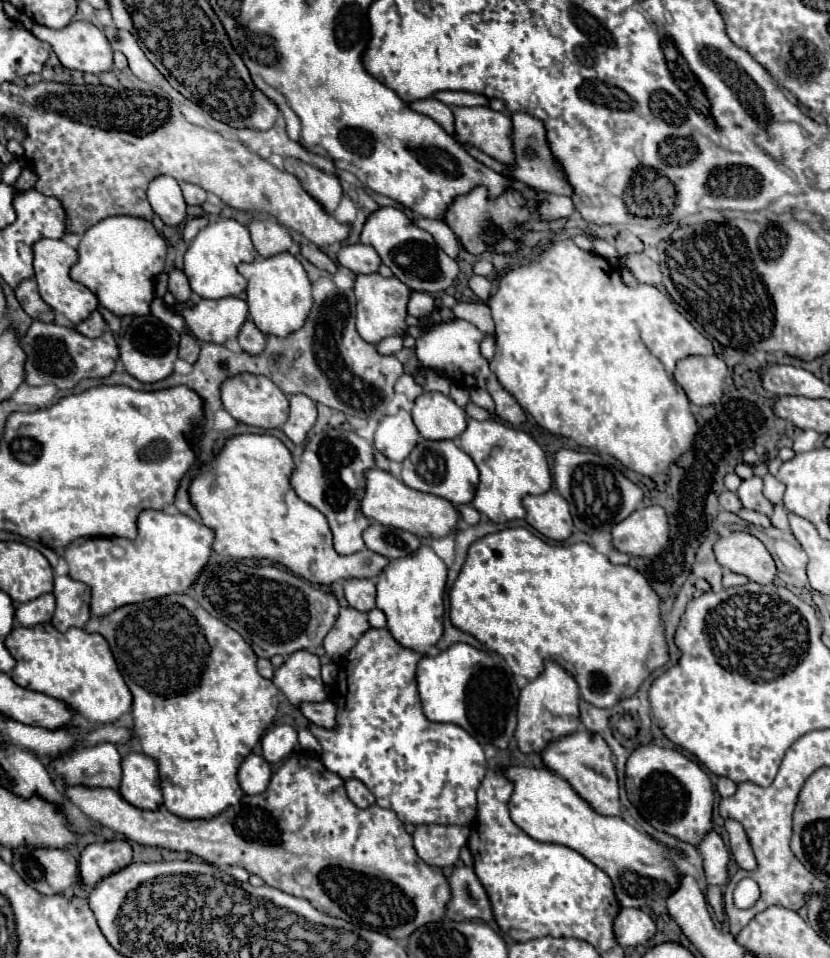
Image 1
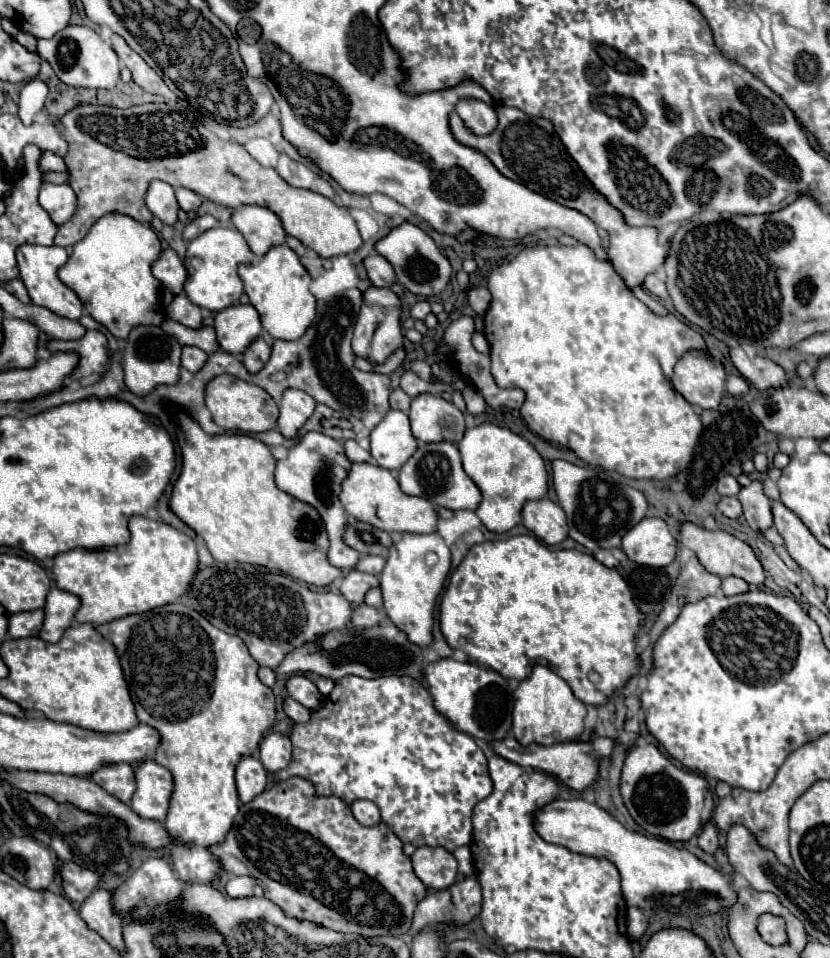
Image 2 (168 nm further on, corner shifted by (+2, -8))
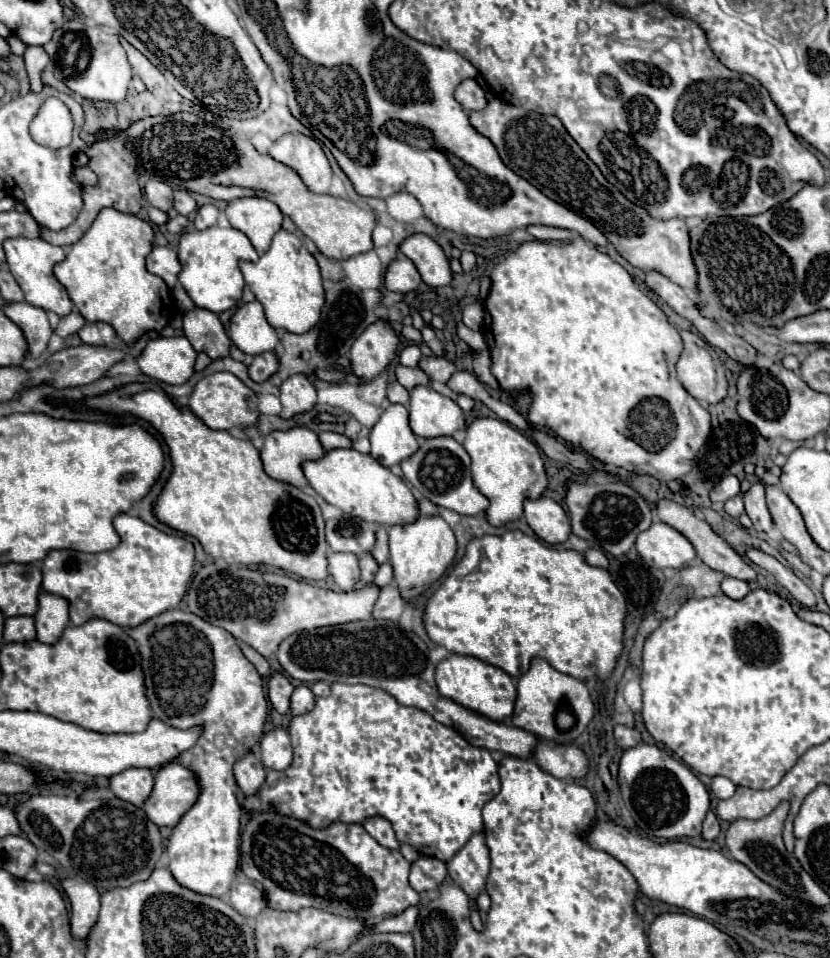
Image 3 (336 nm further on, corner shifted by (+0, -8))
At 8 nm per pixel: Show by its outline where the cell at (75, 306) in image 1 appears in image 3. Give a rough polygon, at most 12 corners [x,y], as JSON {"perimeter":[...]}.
{"perimeter":[[6,239],[6,263],[30,305],[64,317],[74,303],[52,269],[64,249]]}

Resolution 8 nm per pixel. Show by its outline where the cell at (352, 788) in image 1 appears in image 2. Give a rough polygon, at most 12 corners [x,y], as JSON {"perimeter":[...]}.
{"perimeter":[[366,799],[352,803],[354,817],[364,827],[380,823],[380,811]]}

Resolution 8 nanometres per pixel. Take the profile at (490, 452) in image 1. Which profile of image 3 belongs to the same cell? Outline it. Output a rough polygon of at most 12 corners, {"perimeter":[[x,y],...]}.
{"perimeter":[[504,421],[466,429],[472,479],[502,527],[546,485],[536,445]]}

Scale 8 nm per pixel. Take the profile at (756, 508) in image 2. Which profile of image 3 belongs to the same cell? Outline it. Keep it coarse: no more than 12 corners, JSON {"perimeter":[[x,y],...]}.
{"perimeter":[[756,481],[744,493],[746,515],[756,531],[770,531],[766,487]]}

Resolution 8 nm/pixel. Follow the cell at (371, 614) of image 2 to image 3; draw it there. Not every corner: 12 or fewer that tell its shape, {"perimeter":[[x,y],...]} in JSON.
{"perimeter":[[396,585],[380,589],[374,619],[398,621],[408,603]]}

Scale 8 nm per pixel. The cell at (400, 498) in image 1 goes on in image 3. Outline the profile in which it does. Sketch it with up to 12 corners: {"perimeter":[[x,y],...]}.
{"perimeter":[[356,449],[302,465],[312,489],[378,525],[418,519],[402,477]]}

